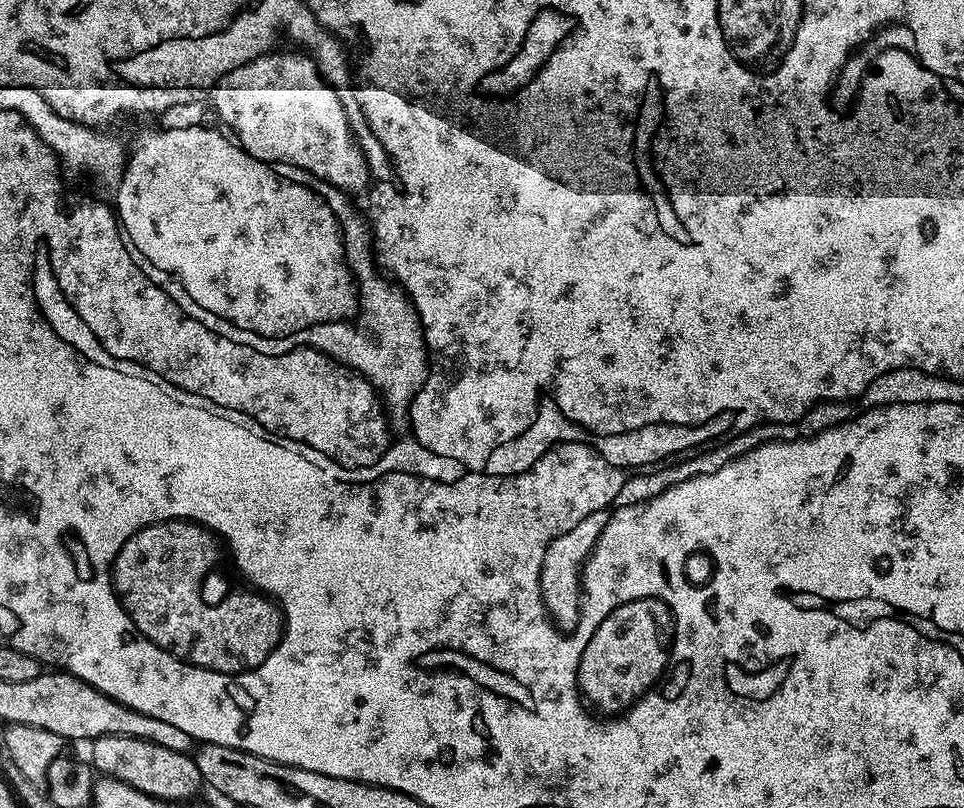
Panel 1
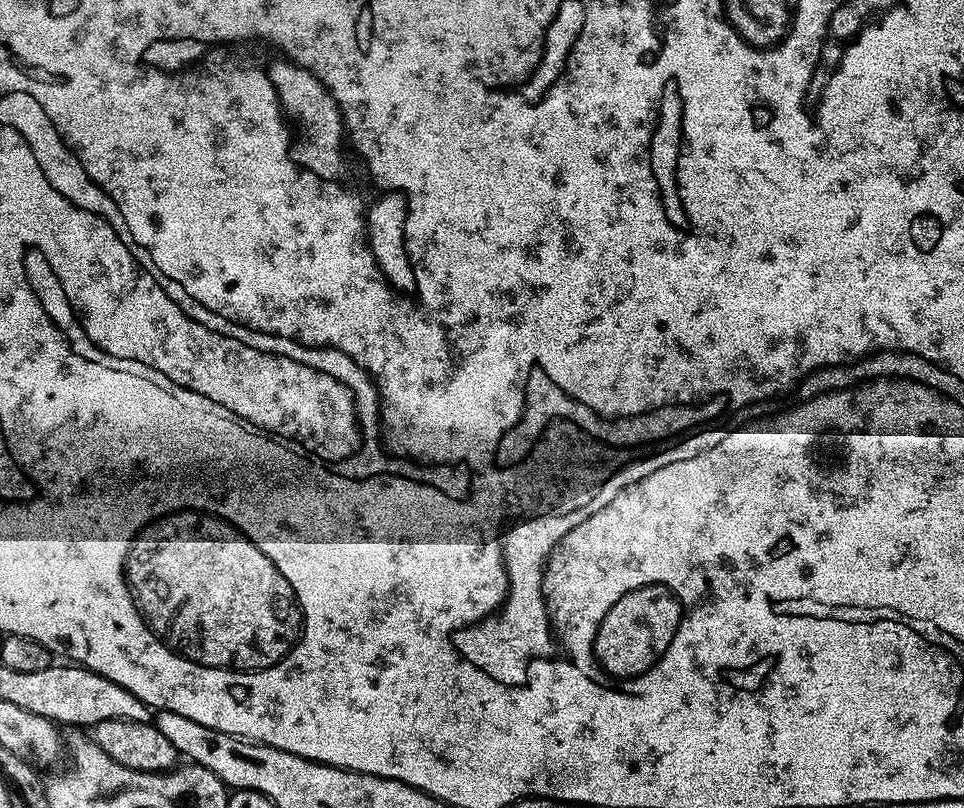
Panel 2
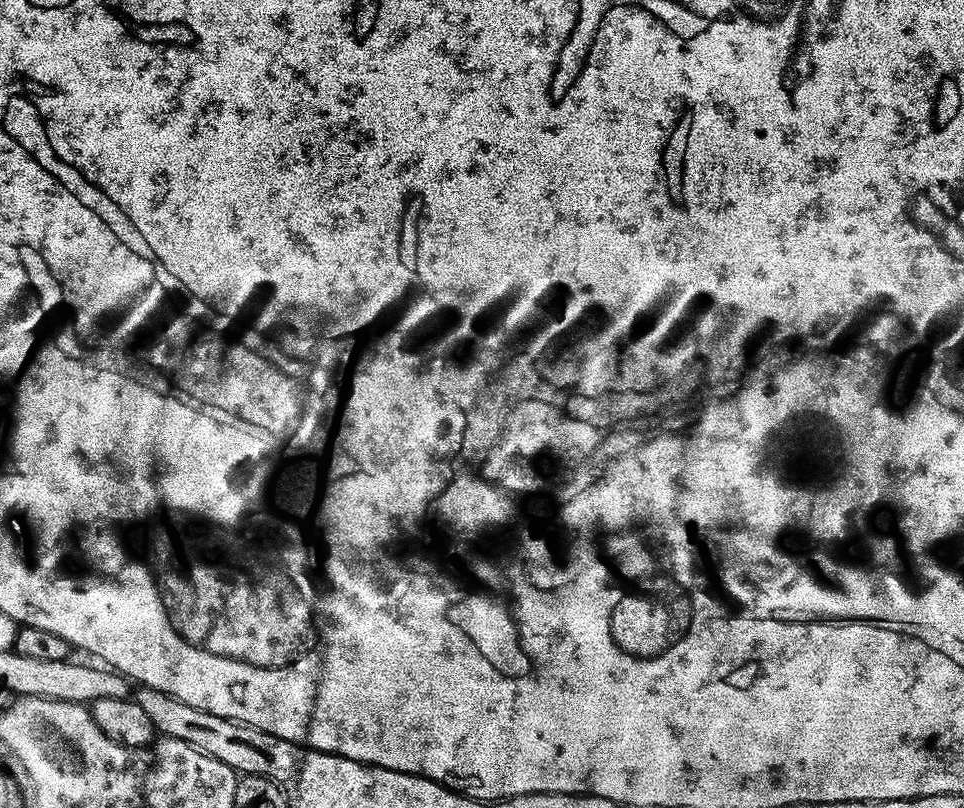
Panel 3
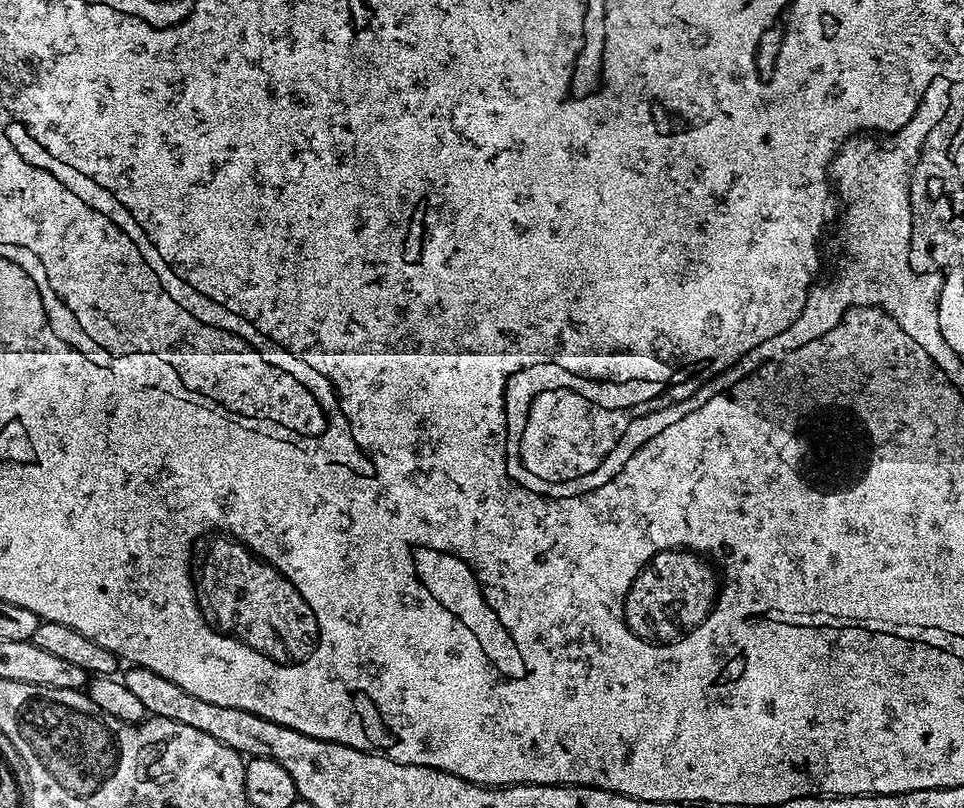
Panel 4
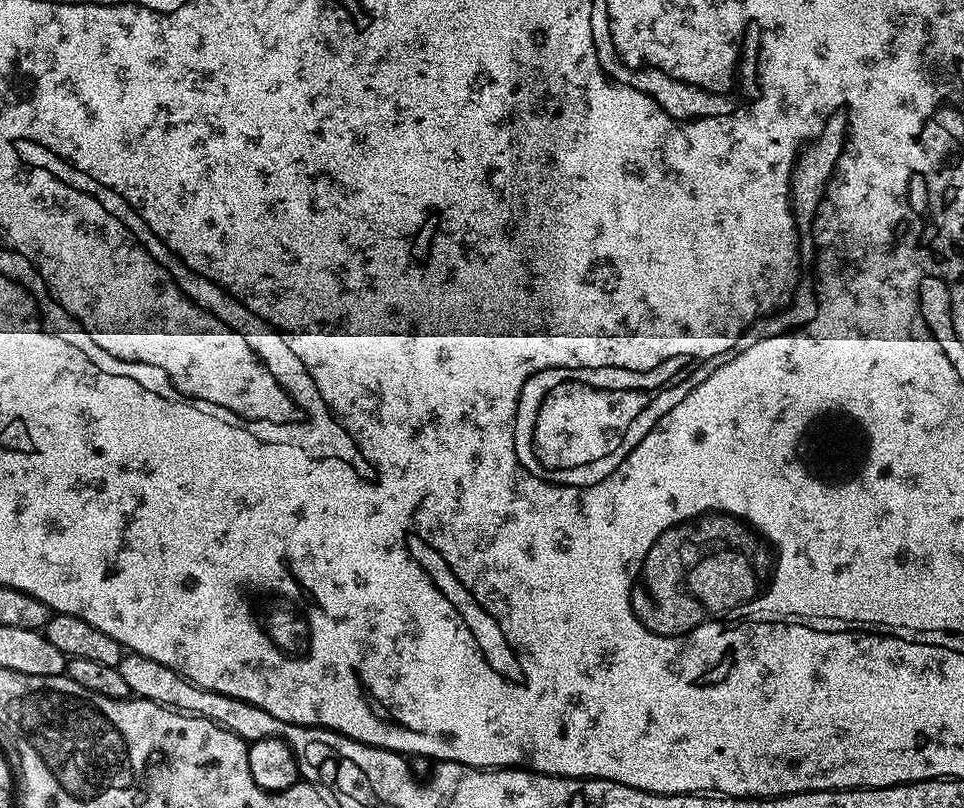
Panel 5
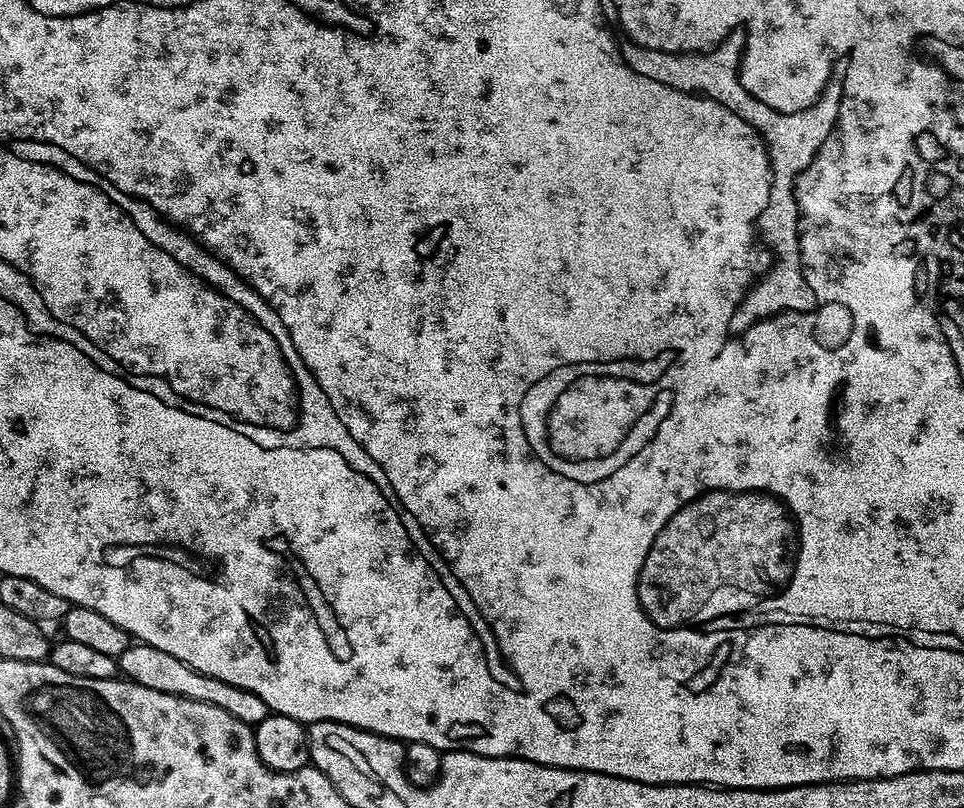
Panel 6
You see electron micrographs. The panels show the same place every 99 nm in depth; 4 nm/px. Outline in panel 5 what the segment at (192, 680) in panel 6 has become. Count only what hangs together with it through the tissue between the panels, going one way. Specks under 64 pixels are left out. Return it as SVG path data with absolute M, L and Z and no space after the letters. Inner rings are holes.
M128 652L122 658L119 669L133 697L165 704L167 708L175 708L177 712L186 712L190 716L200 716L200 710L202 710L202 708L196 708L198 704L194 702L196 696L208 698L212 700L214 723L221 724L226 730L238 734L245 742L261 740L267 736L280 736L282 732L283 739L287 740L289 746L292 747L296 760L340 760L340 752L332 752L322 744L320 728L310 728L303 724L285 724L282 728L280 720L266 714L266 710L250 702L242 702L238 698L230 698L226 694L218 694L214 690L200 688L190 683L182 674L170 670L170 666L162 666L162 662L154 662L154 658L146 658L139 656L136 652Z

